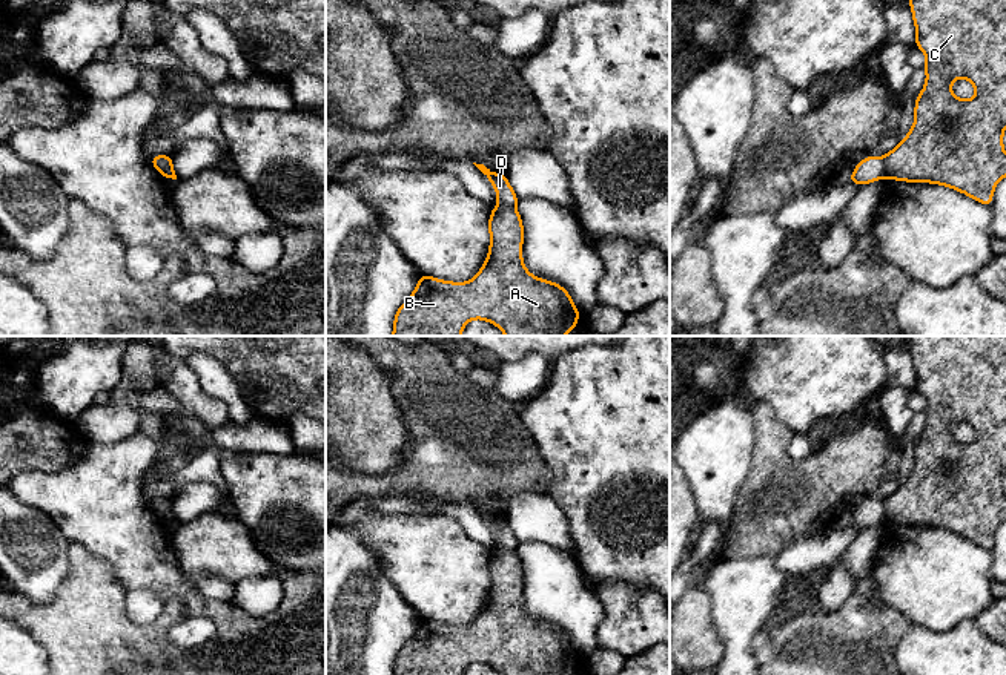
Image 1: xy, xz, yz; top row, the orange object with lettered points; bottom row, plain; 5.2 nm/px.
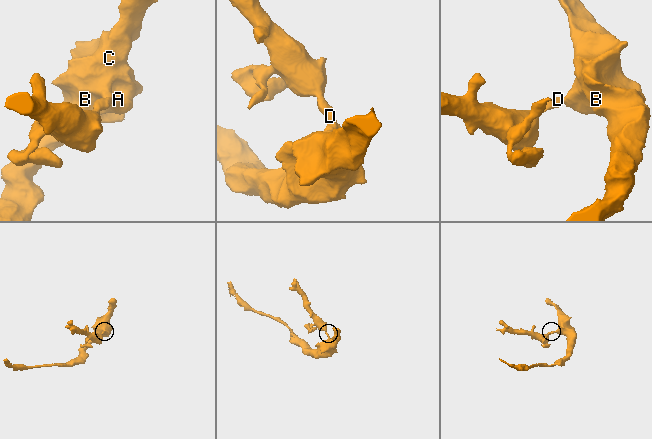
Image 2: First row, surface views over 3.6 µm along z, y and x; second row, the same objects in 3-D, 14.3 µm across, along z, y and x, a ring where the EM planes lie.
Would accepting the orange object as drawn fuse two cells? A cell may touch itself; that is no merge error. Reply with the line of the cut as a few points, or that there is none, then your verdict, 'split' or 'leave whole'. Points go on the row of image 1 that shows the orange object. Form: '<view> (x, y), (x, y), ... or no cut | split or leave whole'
no cut | leave whole

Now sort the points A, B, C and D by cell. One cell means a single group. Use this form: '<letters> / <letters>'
A B C D

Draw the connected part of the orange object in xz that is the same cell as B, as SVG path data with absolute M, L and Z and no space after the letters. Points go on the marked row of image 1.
M473 163L498 193L498 206L488 219L490 249L485 264L468 282L450 282L421 273L410 298L398 308L392 336L461 336L472 319L488 321L505 336L564 336L579 321L579 310L570 293L559 284L533 276L522 262L524 226L505 173L493 173Z

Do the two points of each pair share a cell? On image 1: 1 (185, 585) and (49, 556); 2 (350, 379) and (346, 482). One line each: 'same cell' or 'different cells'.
1: different cells
2: different cells

